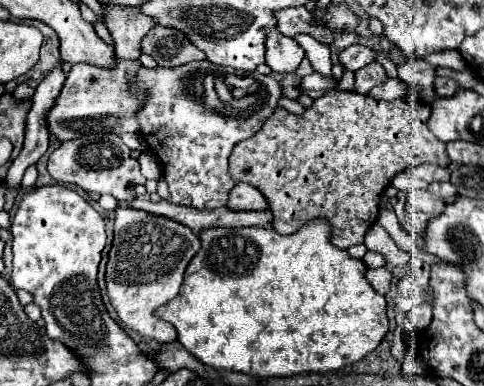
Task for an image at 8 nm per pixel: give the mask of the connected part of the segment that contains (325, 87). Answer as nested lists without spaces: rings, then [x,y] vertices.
[[[310,73],[306,77],[302,77],[302,85],[300,85],[304,91],[330,91],[330,89],[336,89],[338,87],[338,81],[334,77],[326,77],[326,75],[320,75],[320,73]]]

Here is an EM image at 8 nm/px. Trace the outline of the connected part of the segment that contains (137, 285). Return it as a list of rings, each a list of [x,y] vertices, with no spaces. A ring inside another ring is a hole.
[[[118,207],[114,221],[114,241],[106,265],[106,287],[110,303],[116,309],[120,321],[146,339],[156,339],[160,343],[178,341],[176,329],[170,323],[158,319],[154,311],[178,295],[184,271],[198,249],[200,239],[182,223],[150,215],[146,211]]]

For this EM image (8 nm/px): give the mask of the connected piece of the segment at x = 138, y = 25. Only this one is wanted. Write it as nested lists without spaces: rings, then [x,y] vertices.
[[[106,5],[104,23],[116,41],[116,57],[120,59],[138,59],[140,41],[150,31],[156,21],[140,11],[140,7],[124,5]]]

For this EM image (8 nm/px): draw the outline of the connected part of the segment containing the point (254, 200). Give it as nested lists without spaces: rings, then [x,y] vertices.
[[[236,183],[236,187],[228,195],[226,207],[232,211],[262,211],[268,205],[256,187],[246,183]]]

